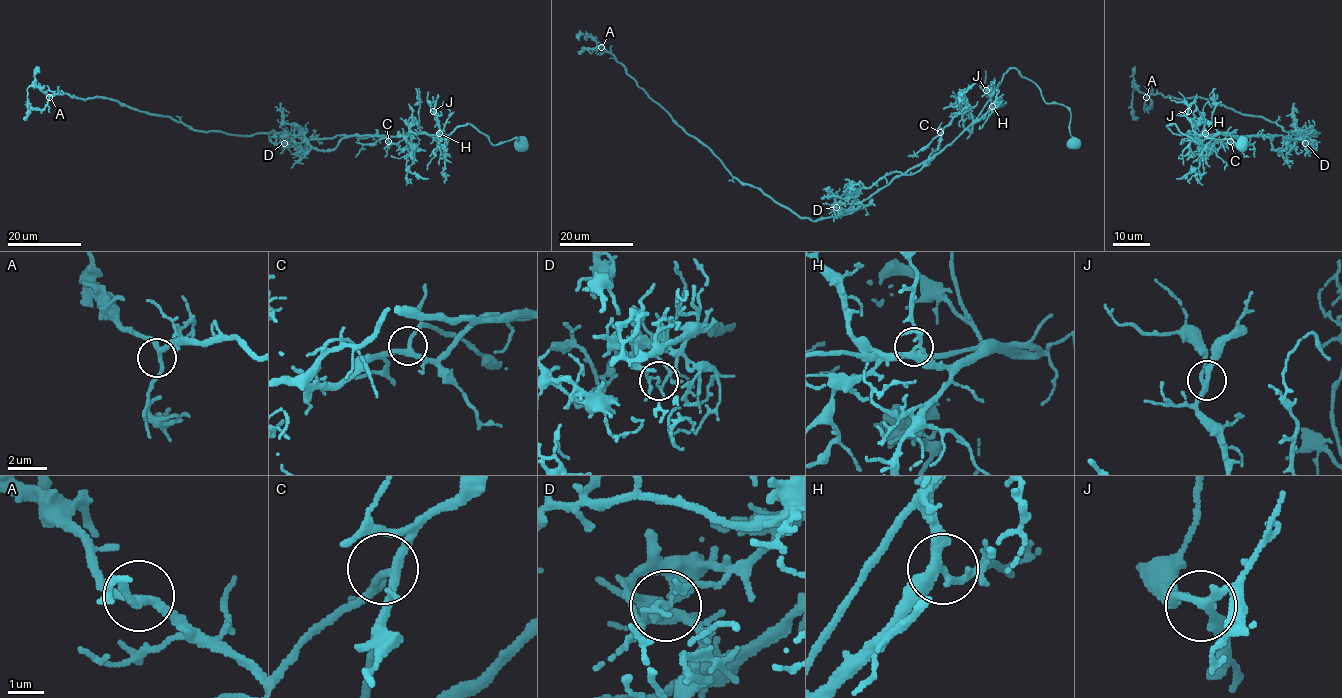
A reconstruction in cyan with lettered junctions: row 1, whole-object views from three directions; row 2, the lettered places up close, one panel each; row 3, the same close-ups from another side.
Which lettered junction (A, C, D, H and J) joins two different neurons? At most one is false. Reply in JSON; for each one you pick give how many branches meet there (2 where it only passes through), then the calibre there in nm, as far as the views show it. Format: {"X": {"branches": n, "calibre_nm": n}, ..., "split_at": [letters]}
{"D": {"branches": 3, "calibre_nm": 120}, "split_at": ["D"]}

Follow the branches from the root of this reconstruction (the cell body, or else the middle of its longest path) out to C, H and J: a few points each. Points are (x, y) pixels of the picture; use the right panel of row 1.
C: (1315, 133), (1303, 138), (1286, 138), (1280, 135), (1244, 136), (1235, 144), (1230, 141)
H: (1315, 133), (1303, 138), (1286, 138), (1280, 135), (1216, 134), (1208, 137), (1205, 133)
J: (1315, 133), (1303, 138), (1286, 138), (1280, 135), (1197, 135), (1186, 115), (1188, 111)

